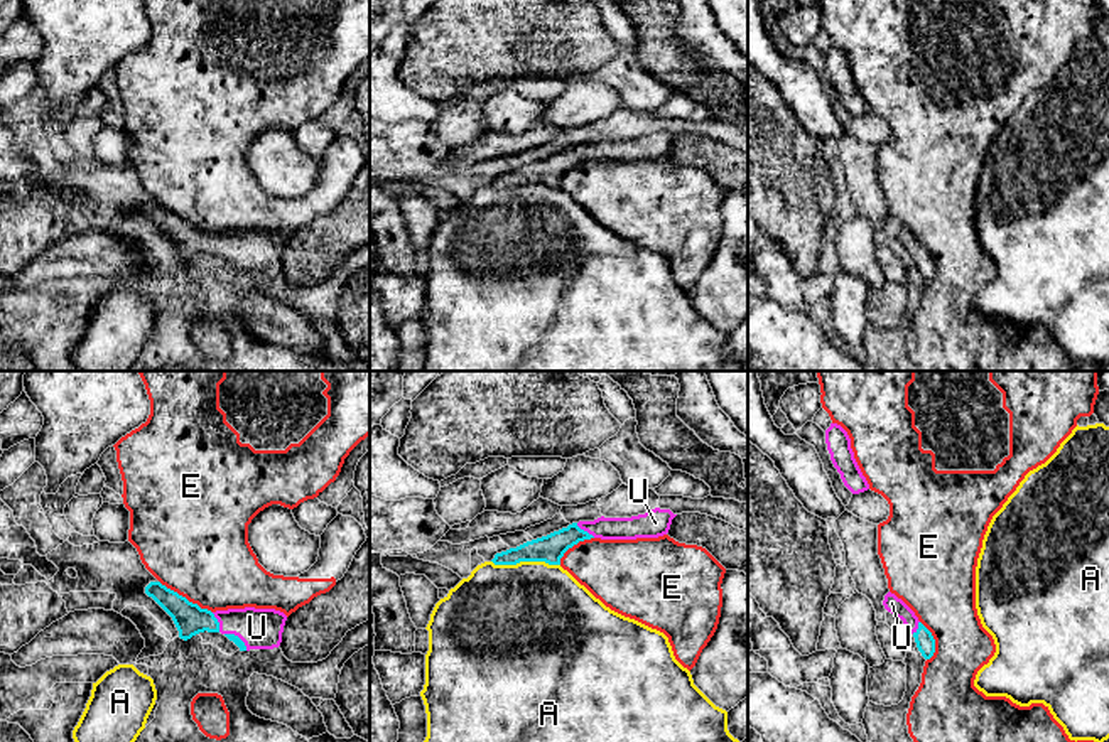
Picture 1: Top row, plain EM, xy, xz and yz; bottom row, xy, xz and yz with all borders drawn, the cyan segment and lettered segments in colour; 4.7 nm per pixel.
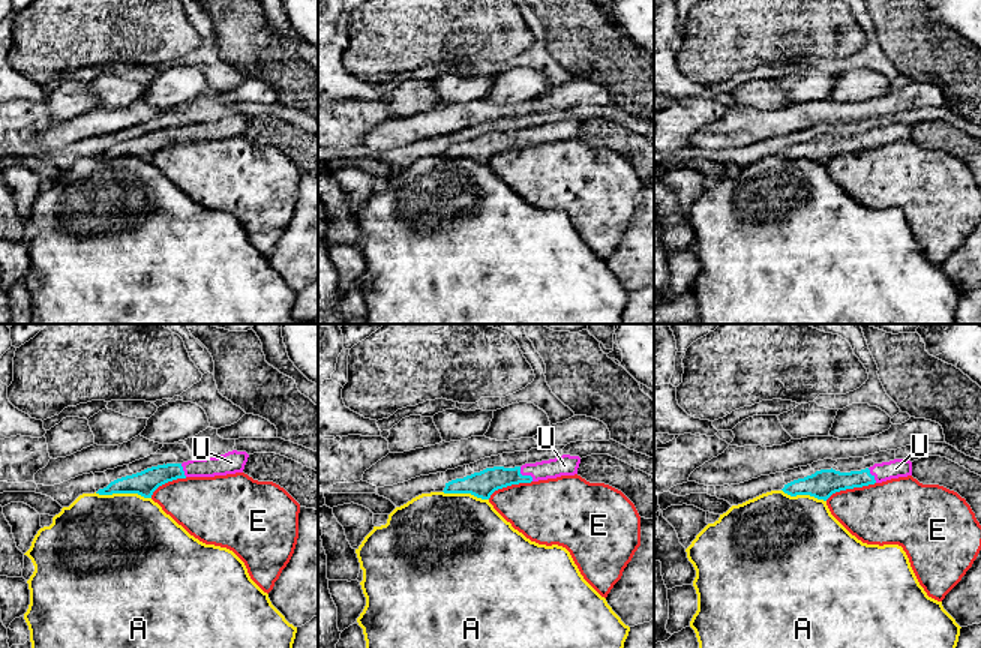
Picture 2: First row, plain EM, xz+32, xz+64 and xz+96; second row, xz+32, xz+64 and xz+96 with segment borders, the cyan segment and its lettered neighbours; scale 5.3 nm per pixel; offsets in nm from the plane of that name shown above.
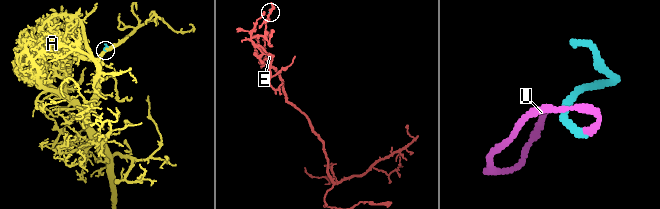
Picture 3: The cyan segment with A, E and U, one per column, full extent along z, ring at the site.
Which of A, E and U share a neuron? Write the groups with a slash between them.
A / E / U

